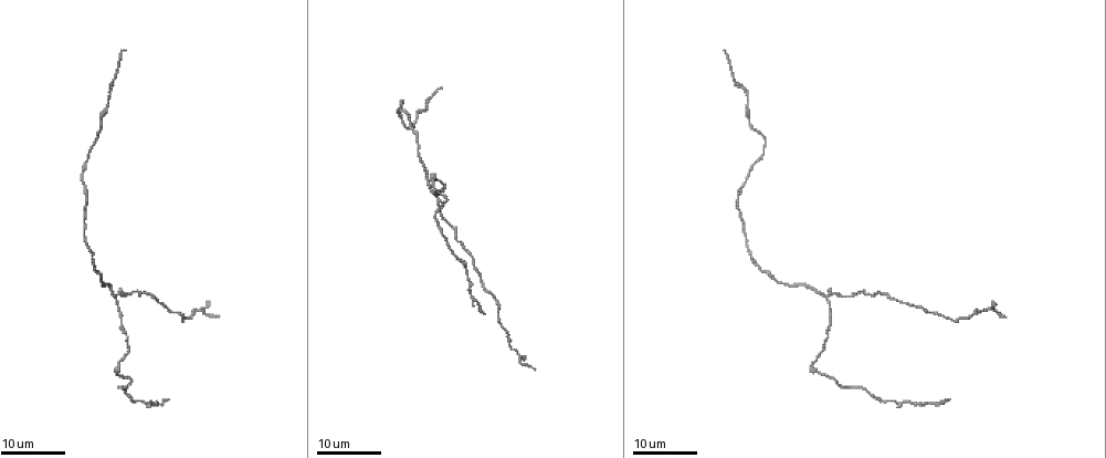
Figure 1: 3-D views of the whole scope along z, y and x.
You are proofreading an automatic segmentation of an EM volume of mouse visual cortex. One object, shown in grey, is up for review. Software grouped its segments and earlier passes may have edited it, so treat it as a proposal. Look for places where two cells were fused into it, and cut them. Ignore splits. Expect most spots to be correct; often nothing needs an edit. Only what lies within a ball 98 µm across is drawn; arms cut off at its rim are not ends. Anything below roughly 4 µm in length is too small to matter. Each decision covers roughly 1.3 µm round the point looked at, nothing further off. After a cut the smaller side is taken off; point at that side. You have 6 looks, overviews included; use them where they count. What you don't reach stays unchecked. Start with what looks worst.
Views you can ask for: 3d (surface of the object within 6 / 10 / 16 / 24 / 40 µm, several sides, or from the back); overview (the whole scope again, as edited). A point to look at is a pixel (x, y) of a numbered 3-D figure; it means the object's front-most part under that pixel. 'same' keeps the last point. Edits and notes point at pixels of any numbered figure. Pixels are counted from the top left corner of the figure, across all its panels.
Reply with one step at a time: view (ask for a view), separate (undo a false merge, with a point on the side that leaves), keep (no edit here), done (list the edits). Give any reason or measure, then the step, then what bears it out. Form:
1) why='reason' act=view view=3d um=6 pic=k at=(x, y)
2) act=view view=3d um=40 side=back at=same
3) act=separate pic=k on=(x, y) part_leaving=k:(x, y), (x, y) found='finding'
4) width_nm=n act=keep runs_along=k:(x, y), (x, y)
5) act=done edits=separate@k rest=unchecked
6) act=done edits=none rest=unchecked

why='a fork' act=view view=3d um=24 pic=1 at=(826, 297)

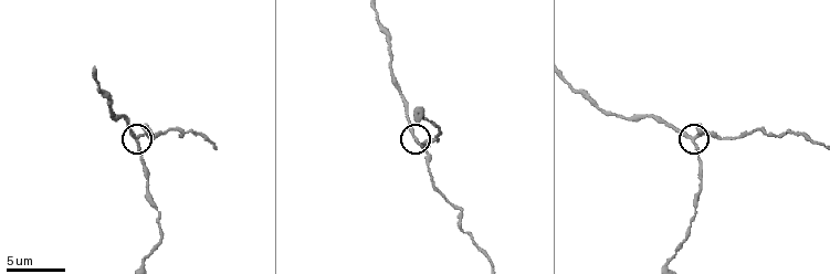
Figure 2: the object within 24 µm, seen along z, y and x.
why='closer look' act=view view=3d um=10 pic=2 at=(414, 136)

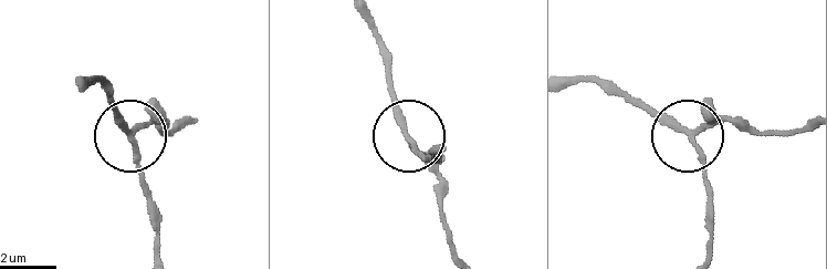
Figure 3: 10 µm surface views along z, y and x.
arms=3 act=separate pic=3 on=(158, 102) part_leaving=3:(694, 132), (734, 117), (771, 132), (806, 130) found='a second cell is stuck on'

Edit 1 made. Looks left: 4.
act=view view=overview

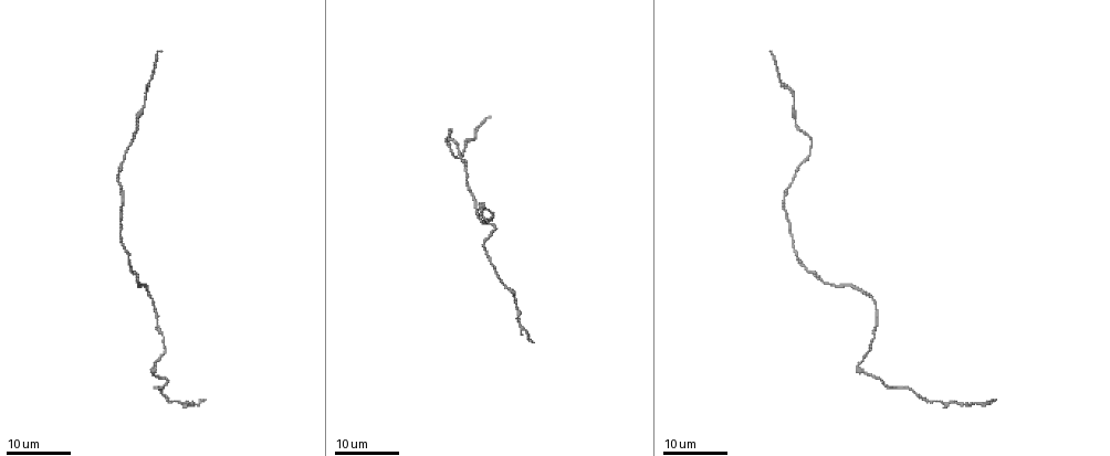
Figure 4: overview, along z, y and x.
act=view view=3d um=16 pic=4 at=(492, 226)

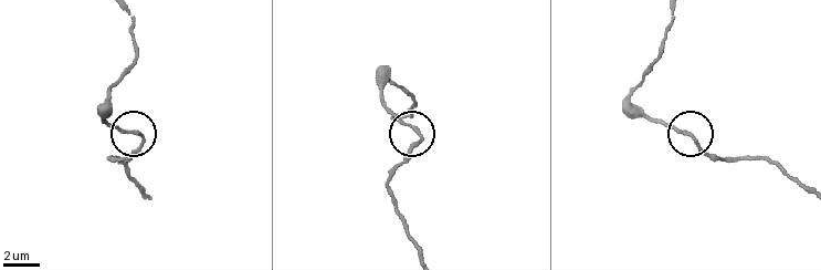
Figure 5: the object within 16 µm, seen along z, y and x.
act=view view=3d um=10 pic=5 at=(138, 135)

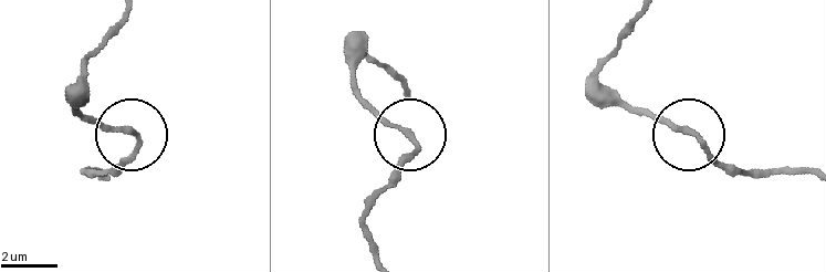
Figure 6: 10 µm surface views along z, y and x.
act=keep runs_along=6:(638, 18), (603, 82), (683, 127), (729, 173) found='one cell here'

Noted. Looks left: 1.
act=done edits=separate@3 rest=unchecked

